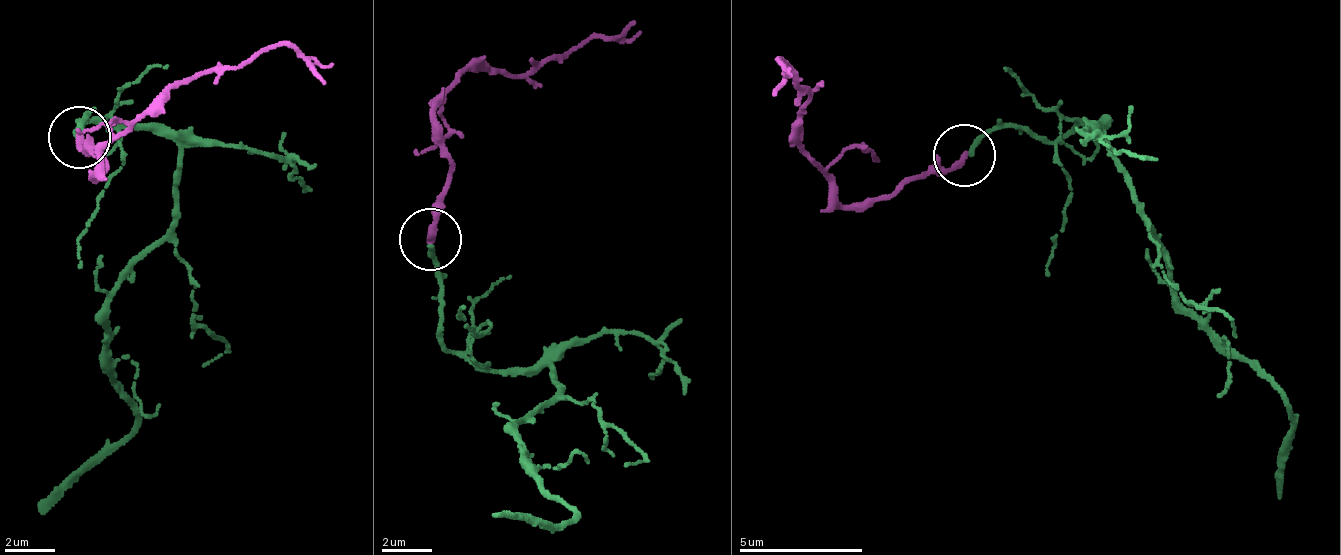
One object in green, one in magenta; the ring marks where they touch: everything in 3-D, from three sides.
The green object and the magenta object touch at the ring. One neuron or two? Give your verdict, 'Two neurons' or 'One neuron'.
One neuron

